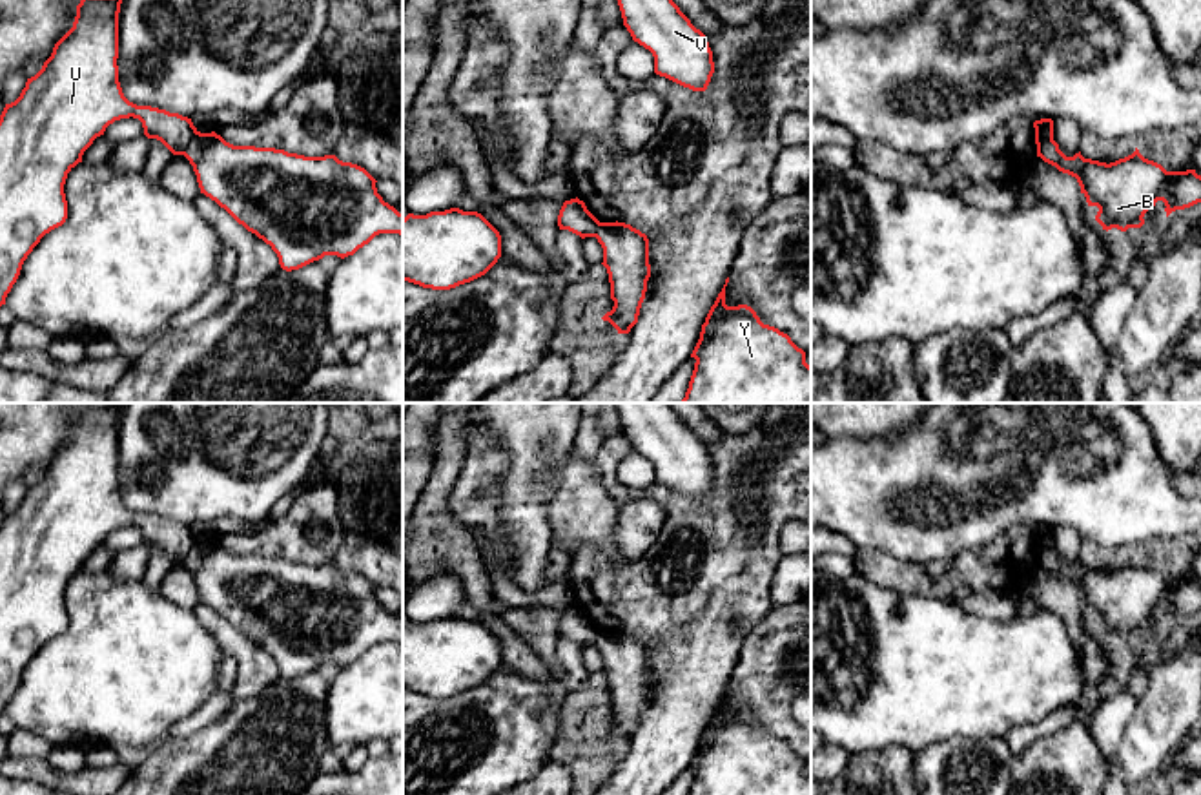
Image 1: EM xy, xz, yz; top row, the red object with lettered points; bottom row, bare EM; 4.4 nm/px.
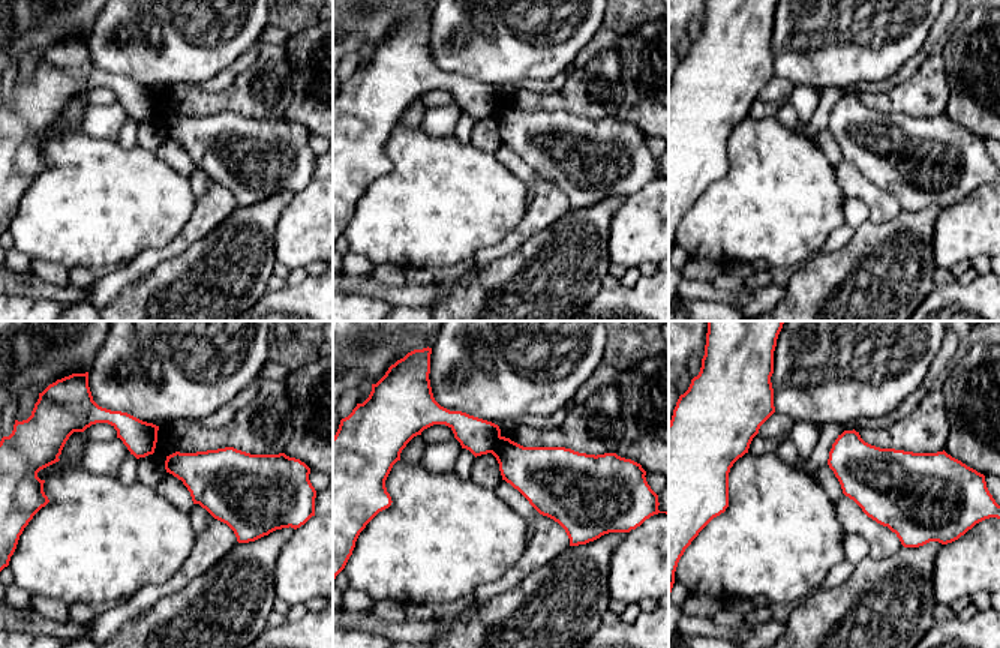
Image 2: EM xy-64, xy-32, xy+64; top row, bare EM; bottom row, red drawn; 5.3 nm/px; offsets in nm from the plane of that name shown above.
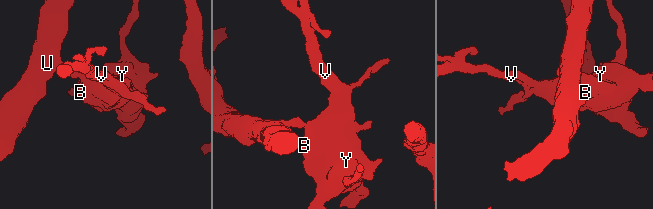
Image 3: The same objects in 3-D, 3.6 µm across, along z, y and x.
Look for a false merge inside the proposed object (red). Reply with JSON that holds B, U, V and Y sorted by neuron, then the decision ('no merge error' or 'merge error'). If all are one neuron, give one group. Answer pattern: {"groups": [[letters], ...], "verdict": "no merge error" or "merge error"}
{"groups": [["B", "V", "Y"], ["U"]], "verdict": "merge error"}

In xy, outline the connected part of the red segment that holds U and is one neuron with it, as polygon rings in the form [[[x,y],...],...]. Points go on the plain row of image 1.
[[[82,403],[73,436],[55,452],[42,478],[0,523],[0,715],[40,647],[67,627],[64,593],[84,560],[120,527],[139,527],[148,547],[184,563],[197,536],[191,527],[129,511],[118,490],[118,421],[124,403]]]

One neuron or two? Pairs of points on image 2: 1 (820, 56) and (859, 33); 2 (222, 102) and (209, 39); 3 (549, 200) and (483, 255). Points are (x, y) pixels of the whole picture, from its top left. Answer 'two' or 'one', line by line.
1: one
2: two
3: one

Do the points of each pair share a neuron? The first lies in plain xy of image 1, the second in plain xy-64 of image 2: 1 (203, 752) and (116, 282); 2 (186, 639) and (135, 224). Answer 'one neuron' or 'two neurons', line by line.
1: two neurons
2: one neuron

